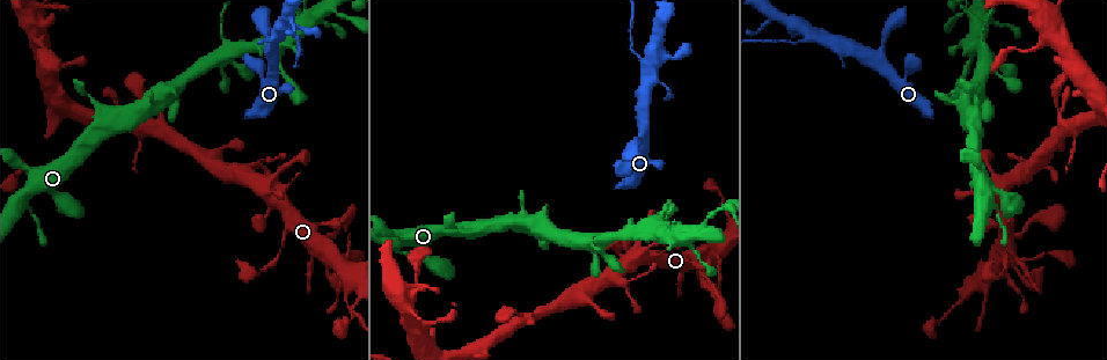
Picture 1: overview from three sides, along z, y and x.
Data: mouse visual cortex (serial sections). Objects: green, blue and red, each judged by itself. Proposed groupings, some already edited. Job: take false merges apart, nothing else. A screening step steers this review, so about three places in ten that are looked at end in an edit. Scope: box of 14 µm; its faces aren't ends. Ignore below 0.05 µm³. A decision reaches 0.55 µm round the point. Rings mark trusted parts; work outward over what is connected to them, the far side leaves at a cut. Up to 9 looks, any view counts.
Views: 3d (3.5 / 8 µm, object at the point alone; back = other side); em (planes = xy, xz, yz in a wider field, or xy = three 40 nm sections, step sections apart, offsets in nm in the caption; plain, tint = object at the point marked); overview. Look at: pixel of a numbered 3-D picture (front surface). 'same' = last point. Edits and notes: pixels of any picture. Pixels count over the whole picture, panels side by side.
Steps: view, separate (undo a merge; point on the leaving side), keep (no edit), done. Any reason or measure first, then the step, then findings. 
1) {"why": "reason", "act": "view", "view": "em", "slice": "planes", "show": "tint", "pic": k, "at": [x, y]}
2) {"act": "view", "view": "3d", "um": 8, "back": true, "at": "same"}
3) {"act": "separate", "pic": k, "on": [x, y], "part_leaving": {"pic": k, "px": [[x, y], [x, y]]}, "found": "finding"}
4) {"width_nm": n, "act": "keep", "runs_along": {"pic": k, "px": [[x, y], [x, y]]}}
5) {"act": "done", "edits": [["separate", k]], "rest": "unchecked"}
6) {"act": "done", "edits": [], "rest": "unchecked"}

{"why": "a fork", "act": "view", "view": "3d", "um": 3.5, "pic": 1, "at": [393, 243]}

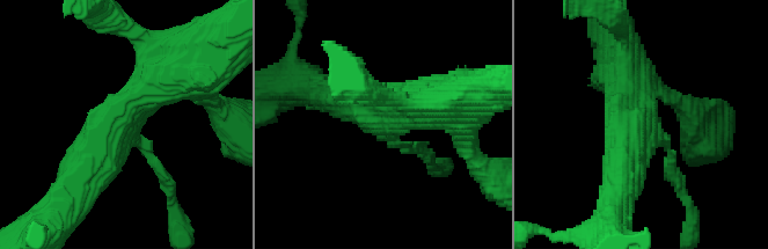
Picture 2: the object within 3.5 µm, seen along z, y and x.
{"arm_widths_nm": [150, 600, 700], "act": "keep", "runs_along": {"pic": 2, "px": [[183, 73], [112, 126], [80, 176]]}, "found": "one cell here"}

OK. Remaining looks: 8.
{"why": "calibre changes", "act": "view", "view": "3d", "um": 3.5, "back": true, "pic": 1, "at": [280, 248]}

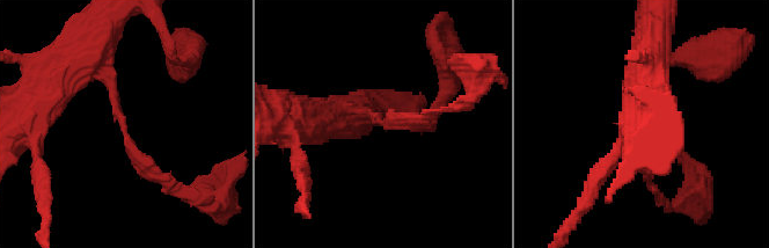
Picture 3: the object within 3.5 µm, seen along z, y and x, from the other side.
{"arm_widths_nm": [200, 200], "act": "view", "view": "em", "slice": "planes", "show": "tint", "pic": 3, "at": [383, 120]}

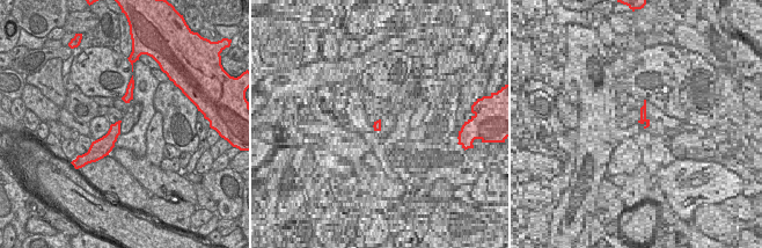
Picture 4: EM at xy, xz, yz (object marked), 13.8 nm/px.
{"width_nm": 170, "act": "keep", "runs_along": {"pic": 3, "px": [[86, 46], [107, 71], [132, 153], [171, 186]]}, "found": "continuous, no second cell"}

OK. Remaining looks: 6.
{"why": "abrupt turn", "act": "view", "view": "3d", "um": 3.5, "pic": 1, "at": [312, 19]}

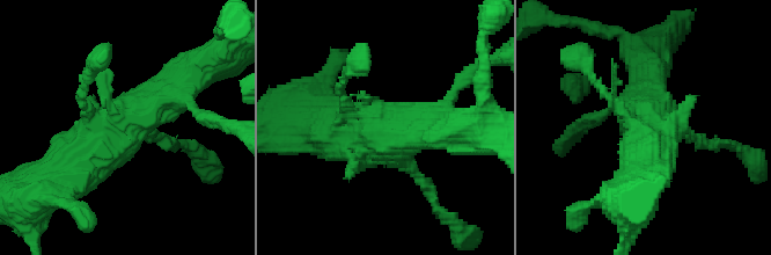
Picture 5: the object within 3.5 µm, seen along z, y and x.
{"why": "shape alone is not enough", "act": "view", "view": "em", "slice": "xy", "step": 2, "show": "tint", "pic": 5, "at": [389, 125]}

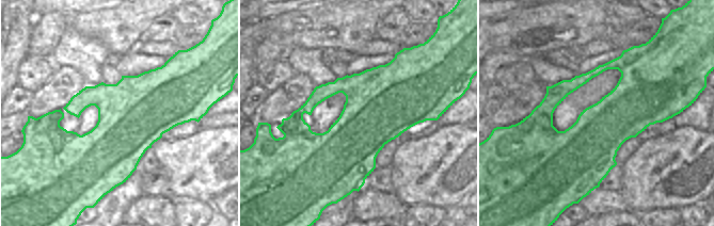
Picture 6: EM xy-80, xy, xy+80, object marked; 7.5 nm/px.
{"act": "keep", "found": "all the same cell"}

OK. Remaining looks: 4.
{"why": "side arm on a straight run", "act": "view", "view": "3d", "um": 3.5, "pic": 1, "at": [647, 77]}

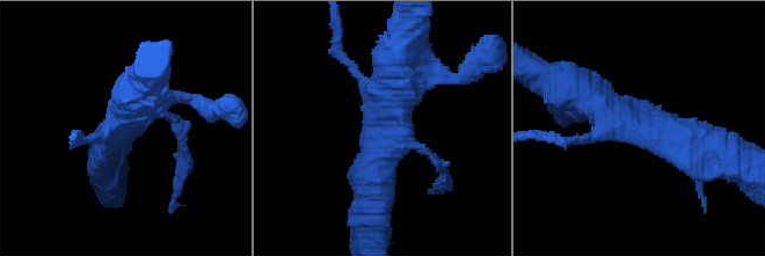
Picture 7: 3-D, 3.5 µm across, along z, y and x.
{"act": "view", "view": "em", "slice": "planes", "show": "tint", "pic": 7, "at": [129, 127]}

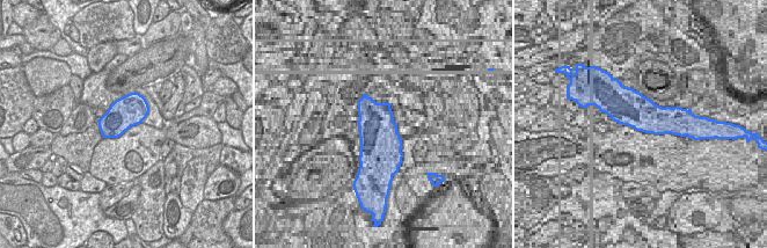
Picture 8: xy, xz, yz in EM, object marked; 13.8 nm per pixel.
{"act": "keep", "found": "continuous, no second cell"}

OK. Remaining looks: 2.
{"act": "done", "edits": [], "rest": "unchecked"}

